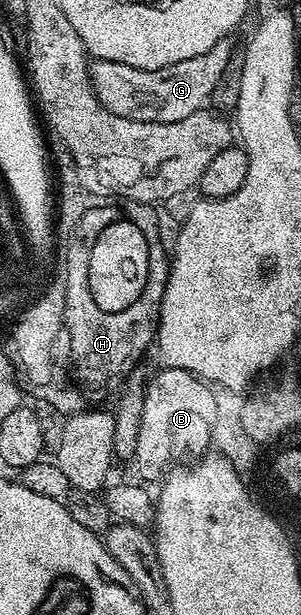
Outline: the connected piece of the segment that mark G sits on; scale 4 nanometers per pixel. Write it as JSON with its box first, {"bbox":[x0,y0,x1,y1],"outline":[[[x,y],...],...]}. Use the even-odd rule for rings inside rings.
{"bbox":[90,35,235,124],"outline":[[[233,35],[225,36],[212,50],[204,50],[204,54],[196,54],[196,58],[184,58],[159,68],[137,68],[124,66],[124,62],[91,59],[90,85],[98,101],[112,110],[112,114],[120,114],[120,118],[161,124],[180,122],[180,118],[188,118],[188,114],[203,111],[210,104],[210,95],[216,90],[216,82],[220,82],[220,74],[230,67],[235,55],[234,39]]]}

